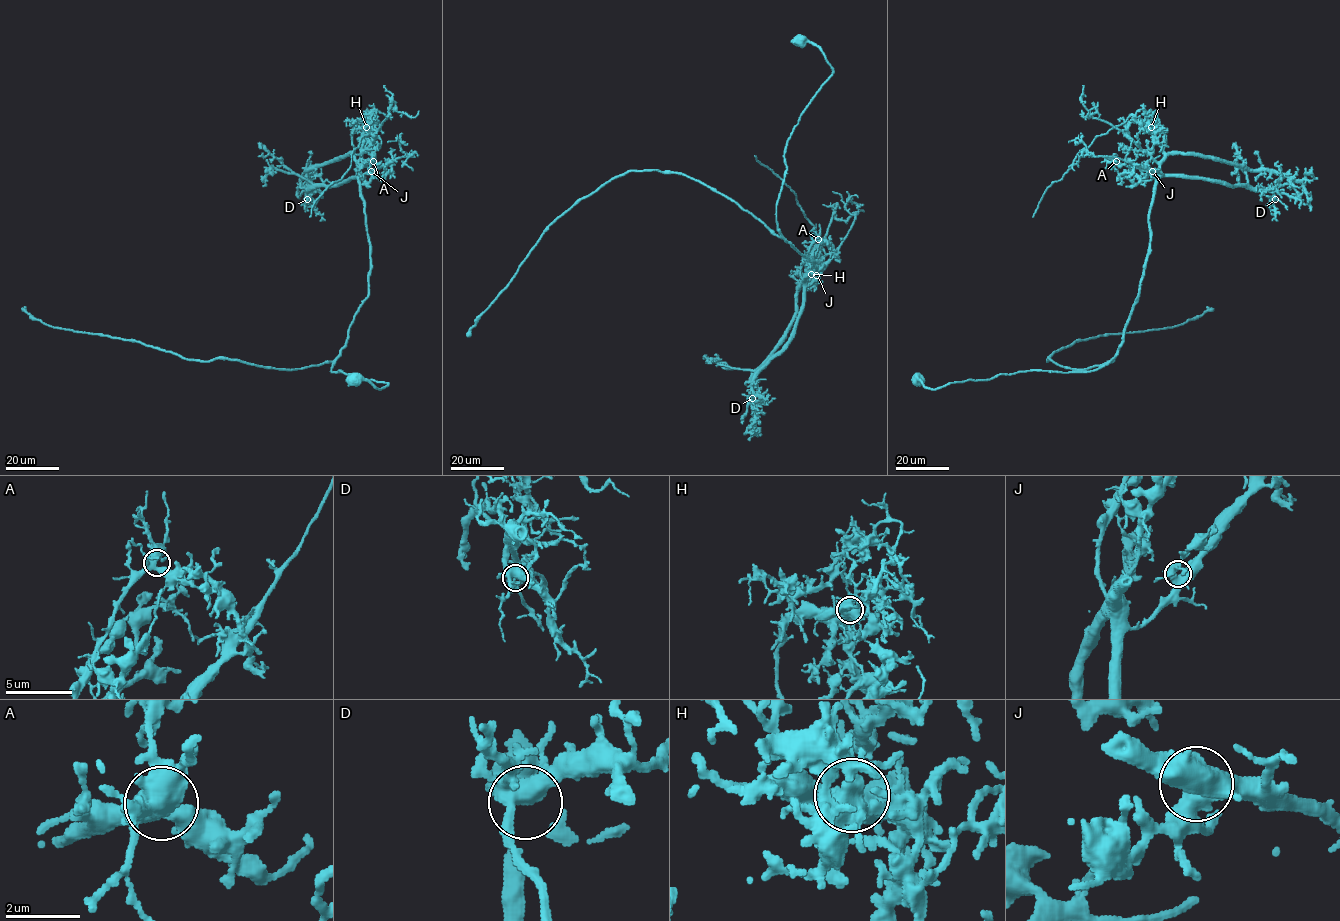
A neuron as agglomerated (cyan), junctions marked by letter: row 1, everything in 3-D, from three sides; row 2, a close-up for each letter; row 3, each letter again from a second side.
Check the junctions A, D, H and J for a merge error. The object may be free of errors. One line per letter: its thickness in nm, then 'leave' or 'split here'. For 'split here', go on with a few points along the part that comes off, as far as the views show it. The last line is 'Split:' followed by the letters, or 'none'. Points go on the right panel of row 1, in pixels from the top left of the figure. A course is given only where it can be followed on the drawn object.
A: 480 nm | leave
D: 480 nm | leave
H: 440 nm | split here | (1150, 127), (1136, 122), (1132, 114), (1105, 134), (1098, 135), (1078, 153), (1060, 180), (1047, 188), (1032, 217)
J: 480 nm | leave
Split: H

